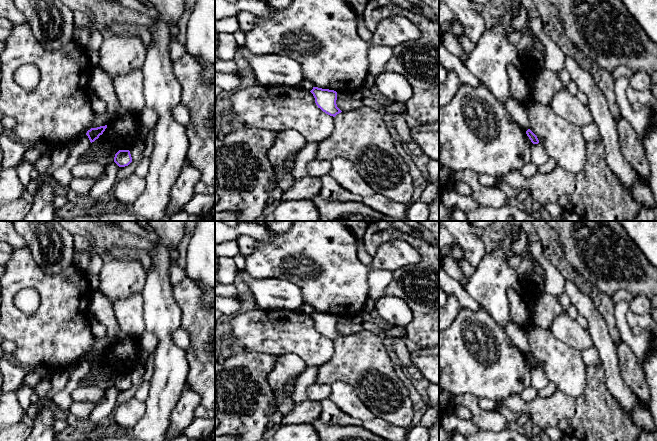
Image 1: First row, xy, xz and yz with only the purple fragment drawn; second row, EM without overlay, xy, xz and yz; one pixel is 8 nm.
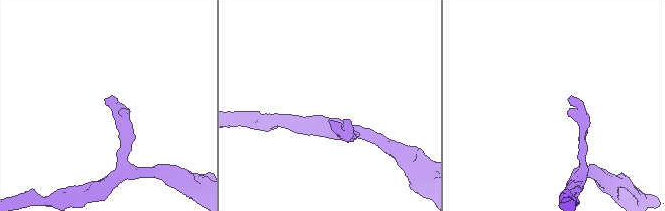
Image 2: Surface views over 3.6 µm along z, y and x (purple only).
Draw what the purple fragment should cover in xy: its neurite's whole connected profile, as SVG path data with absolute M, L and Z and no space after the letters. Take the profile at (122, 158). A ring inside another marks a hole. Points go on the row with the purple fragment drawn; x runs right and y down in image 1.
M119 150L114 157L114 162L119 167L128 166L132 162L132 157L129 150Z

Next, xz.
M313 87L310 92L313 94L318 108L320 108L326 114L335 117L337 114L342 112L336 104L336 91Z

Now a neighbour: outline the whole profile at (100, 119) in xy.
M107 112L104 113L95 113L94 122L91 124L91 128L97 128L100 126L105 126L108 124L108 121L111 118L109 117Z

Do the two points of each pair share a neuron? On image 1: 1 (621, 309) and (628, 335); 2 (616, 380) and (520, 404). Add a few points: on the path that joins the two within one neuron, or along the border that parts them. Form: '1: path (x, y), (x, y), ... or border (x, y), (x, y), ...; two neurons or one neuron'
1: path (621, 315), (624, 329); one neuron
2: border (604, 386), (619, 404); two neurons

